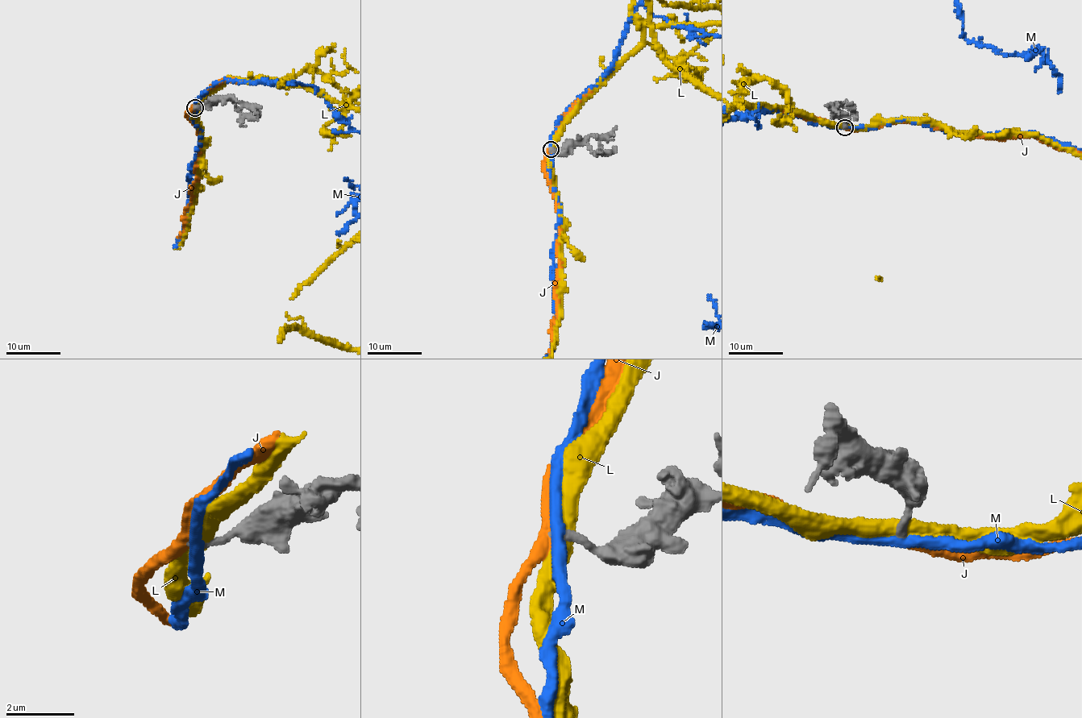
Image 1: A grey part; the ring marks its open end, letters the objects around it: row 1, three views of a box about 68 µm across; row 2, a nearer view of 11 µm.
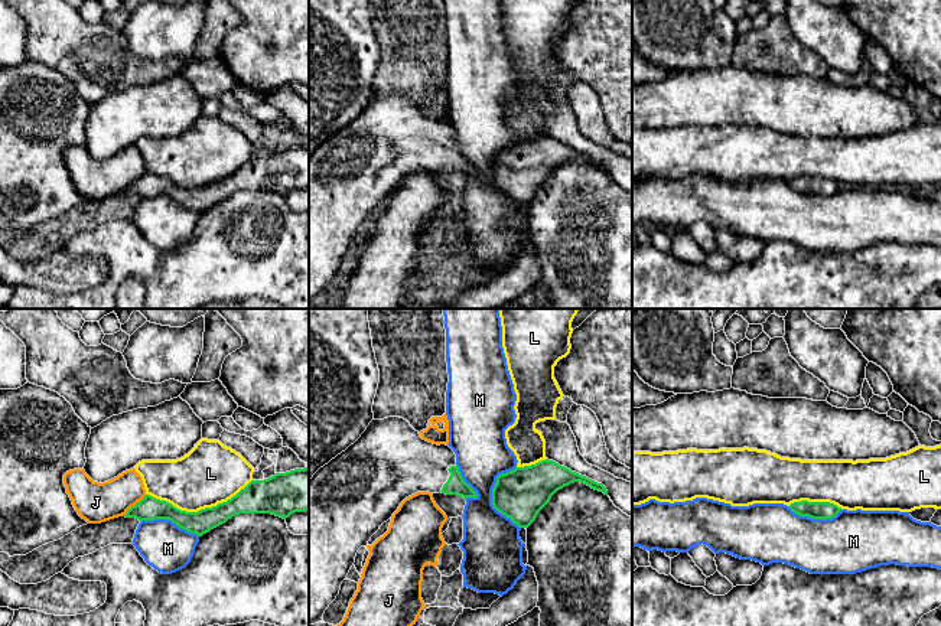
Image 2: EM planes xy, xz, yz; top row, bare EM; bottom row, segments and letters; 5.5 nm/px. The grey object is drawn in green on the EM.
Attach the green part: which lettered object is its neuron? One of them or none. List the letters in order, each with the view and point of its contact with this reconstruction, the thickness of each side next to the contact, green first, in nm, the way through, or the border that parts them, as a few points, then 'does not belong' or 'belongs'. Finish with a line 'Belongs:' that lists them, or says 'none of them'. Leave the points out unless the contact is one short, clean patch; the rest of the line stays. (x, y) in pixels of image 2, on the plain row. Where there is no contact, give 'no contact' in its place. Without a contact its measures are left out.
J: contact xy (134, 182); calibres 140 and 220 nm; border xy (146, 172), (121, 192); does not belong
L: contact xy (198, 188); calibres 130 and 340 nm; does not belong
M: contact xz (492, 173); calibres 280 and 320 nm; does not belong
Belongs: none of them

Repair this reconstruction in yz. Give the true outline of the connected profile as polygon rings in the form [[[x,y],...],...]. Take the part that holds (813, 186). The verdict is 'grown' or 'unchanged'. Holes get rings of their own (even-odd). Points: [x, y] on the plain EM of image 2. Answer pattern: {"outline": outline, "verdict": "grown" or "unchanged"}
{"outline": [[[808,177],[794,179],[789,182],[789,186],[800,193],[813,196],[831,196],[841,188],[841,185],[830,179]]], "verdict": "unchanged"}

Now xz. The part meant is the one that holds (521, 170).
{"outline": [[[546,136],[499,151],[492,166],[492,182],[520,205],[528,205],[551,173],[574,159],[608,172],[602,160]]], "verdict": "unchanged"}

